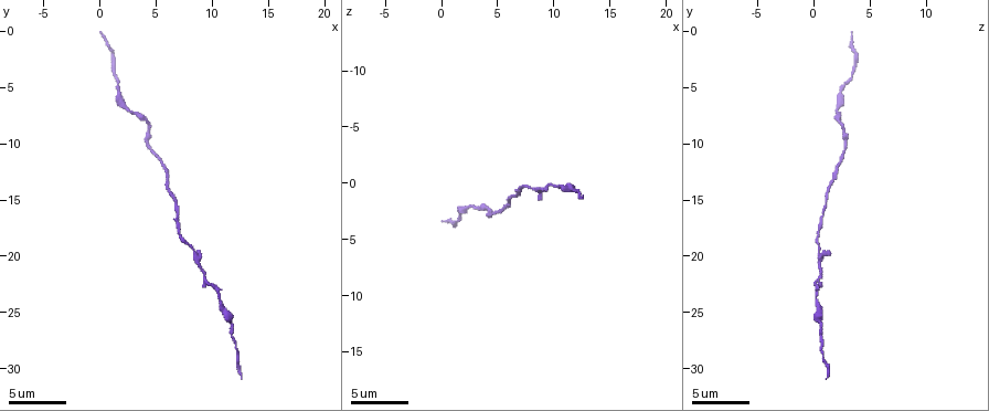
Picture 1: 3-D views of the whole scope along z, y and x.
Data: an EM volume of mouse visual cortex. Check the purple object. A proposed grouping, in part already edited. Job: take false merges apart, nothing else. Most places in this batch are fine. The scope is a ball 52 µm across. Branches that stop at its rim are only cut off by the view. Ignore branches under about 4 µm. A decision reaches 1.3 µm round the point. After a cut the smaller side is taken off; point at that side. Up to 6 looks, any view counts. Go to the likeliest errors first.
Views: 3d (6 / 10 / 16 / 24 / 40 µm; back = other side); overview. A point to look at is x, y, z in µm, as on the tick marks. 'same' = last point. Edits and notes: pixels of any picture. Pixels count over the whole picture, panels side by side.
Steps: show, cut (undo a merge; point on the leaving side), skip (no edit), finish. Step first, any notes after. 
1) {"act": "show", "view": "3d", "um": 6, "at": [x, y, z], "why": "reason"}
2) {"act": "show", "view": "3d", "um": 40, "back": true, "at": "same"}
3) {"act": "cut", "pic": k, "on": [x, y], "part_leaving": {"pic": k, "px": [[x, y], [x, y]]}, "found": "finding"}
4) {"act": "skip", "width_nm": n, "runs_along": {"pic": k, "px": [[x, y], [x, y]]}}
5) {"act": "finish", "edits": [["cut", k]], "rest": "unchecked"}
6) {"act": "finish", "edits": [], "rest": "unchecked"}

{"act": "show", "view": "3d", "um": 6, "at": [8.2, 19.4, 0.4], "why": "two arms in line, one across"}

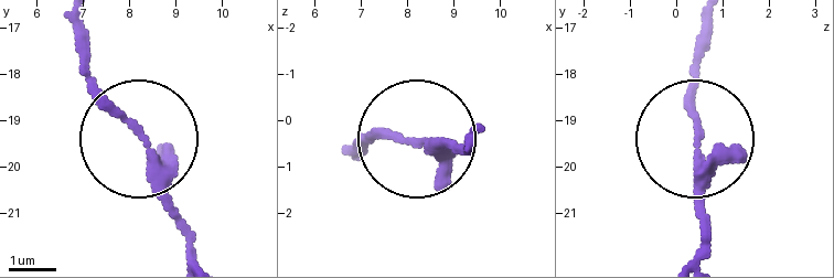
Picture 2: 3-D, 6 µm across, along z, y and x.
{"act": "show", "view": "3d", "um": 6, "back": true, "at": [8.15, 19.25, 0.45]}

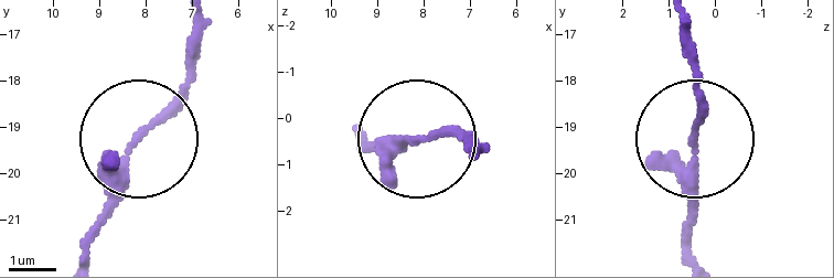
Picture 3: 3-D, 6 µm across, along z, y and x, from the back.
{"act": "skip", "arms": 3, "found": "all the same neuron"}

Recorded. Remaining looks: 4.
{"act": "show", "view": "3d", "um": 6, "at": [3.0, 7.2, 2.2], "why": "a narrow waist"}

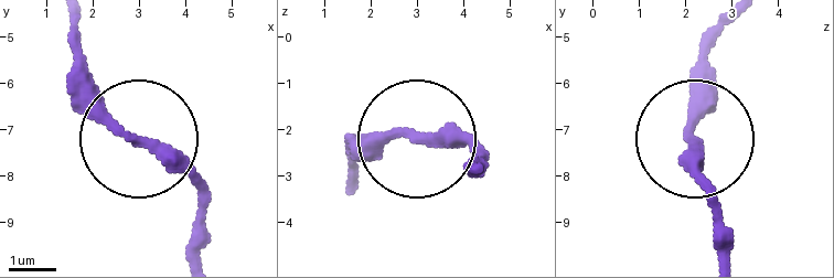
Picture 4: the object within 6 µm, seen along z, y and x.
{"act": "show", "view": "3d", "um": 6, "back": true, "at": [2.80, 7.20, 2.20], "why": "other side"}

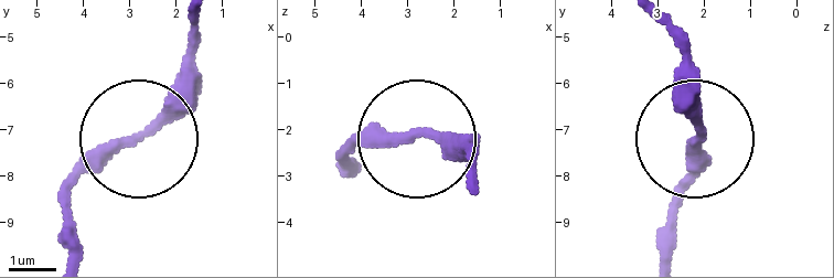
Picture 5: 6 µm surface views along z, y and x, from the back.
{"act": "skip", "runs_along": {"pic": 5, "px": [[672, 249], [672, 202], [696, 139], [687, 52]]}, "found": "one neuron here"}

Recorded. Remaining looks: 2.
{"act": "show", "view": "3d", "um": 10, "at": [11.6, 26.0, 0.4], "why": "calibre changes"}

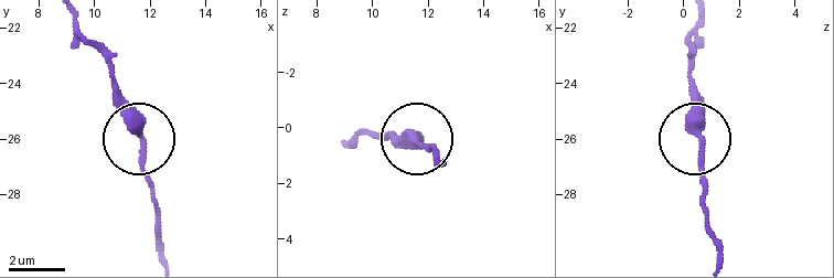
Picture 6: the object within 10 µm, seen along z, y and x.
{"act": "skip", "width_nm": 370, "found": "all the same neuron"}

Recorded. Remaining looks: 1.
{"act": "finish", "edits": [], "rest": "unchecked"}

